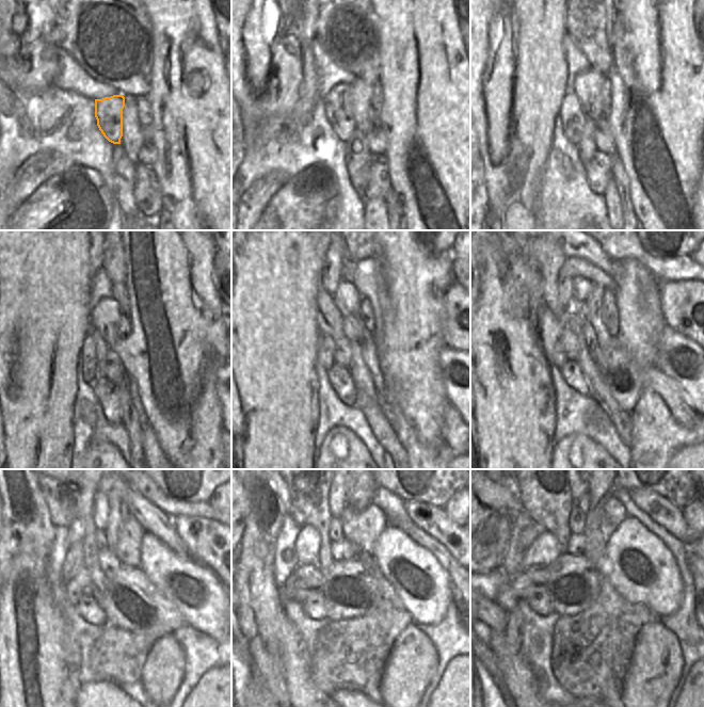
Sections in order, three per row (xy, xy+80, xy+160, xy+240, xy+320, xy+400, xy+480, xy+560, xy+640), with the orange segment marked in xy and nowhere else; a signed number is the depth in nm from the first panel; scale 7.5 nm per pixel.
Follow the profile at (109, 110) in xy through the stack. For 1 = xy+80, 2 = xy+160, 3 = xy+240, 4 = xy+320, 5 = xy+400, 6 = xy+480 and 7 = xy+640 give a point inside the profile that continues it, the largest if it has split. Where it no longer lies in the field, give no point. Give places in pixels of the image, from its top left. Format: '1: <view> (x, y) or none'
1: xy+80 (338, 102)
2: xy+160 (573, 116)
3: xy+240 (90, 360)
4: xy+320 (325, 355)
5: xy+400 (560, 358)
6: xy+480 (73, 591)
7: xy+640 (518, 585)

